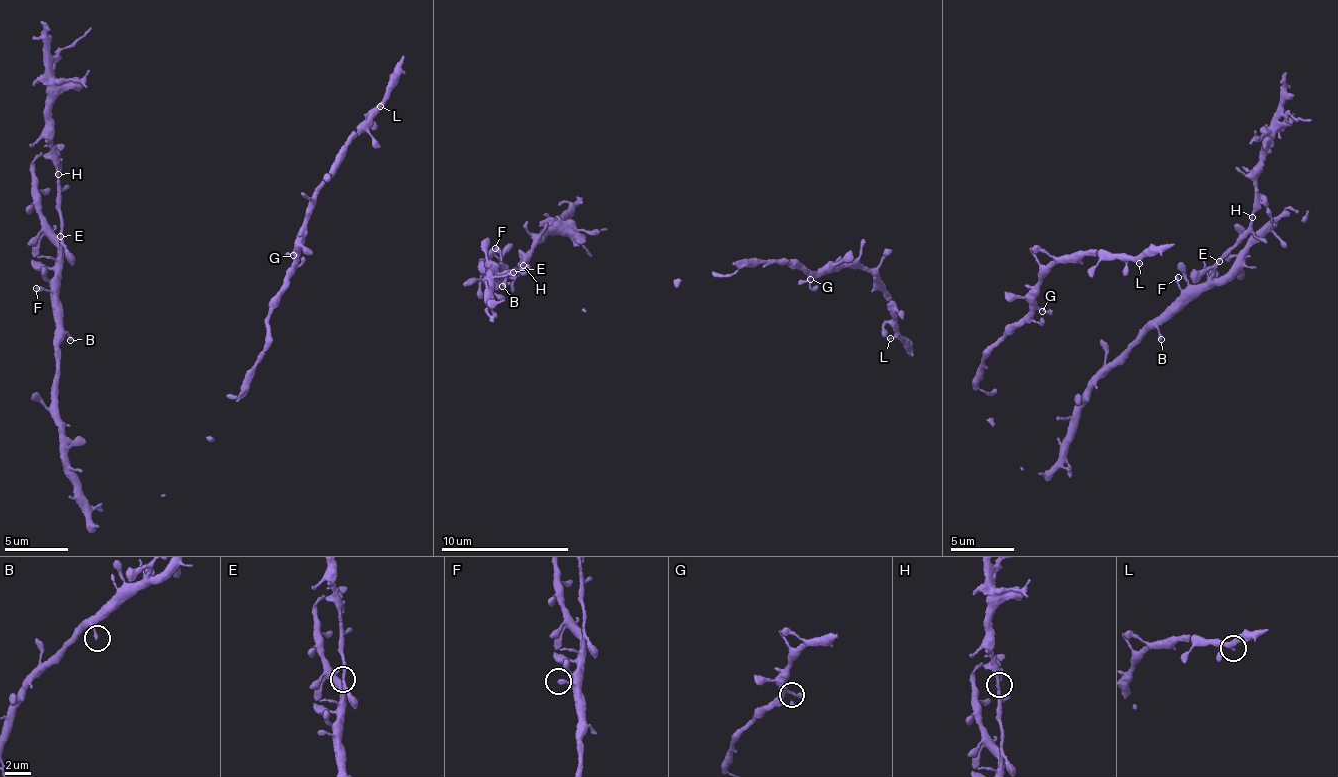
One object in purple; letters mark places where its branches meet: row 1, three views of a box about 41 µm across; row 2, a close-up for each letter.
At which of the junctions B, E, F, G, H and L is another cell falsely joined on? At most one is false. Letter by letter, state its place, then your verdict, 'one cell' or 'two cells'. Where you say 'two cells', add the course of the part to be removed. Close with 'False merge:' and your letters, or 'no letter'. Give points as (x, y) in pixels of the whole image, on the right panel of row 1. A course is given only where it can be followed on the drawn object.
B: (1161, 339) | one cell
E: (1219, 261) | one cell
F: (1178, 277) | one cell
G: (1042, 311) | one cell
H: (1252, 217) | one cell
L: (1139, 263) | one cell
False merge: no letter

